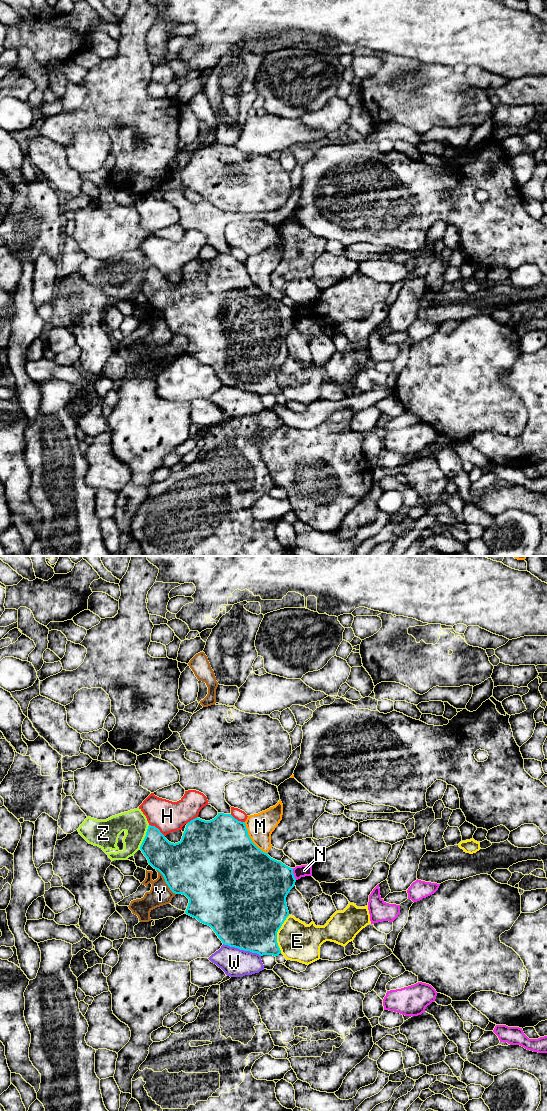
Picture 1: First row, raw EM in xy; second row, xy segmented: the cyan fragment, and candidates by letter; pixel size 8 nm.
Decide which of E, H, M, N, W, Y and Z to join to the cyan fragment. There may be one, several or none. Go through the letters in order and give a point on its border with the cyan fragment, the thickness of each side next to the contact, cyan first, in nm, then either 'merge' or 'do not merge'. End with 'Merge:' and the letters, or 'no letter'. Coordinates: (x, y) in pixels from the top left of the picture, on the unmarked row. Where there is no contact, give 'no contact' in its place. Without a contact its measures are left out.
E: meets cyan in xy at (276, 374); 500 nm thick on the cyan side, 300 nm on the other; do not merge
H: meets cyan in xy at (157, 268); 260 nm thick on the cyan side, 240 nm on the other; do not merge
M: meets cyan in xy at (250, 279); 500 nm thick on the cyan side, 220 nm on the other; do not merge
N: meets cyan in xy at (293, 314); 420 nm thick on the cyan side, 100 nm on the other; do not merge
W: meets cyan in xy at (242, 389); 500 nm thick on the cyan side, 220 nm on the other; do not merge
Y: meets cyan in xy at (165, 321); 460 nm thick on the cyan side, 180 nm on the other; do not merge
Z: meets cyan in xy at (145, 277); 260 nm thick on the cyan side, 200 nm on the other; do not merge
Merge: no letter

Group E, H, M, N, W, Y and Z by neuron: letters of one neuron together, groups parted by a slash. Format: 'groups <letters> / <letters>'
groups E / H / M / N / W / Y / Z

